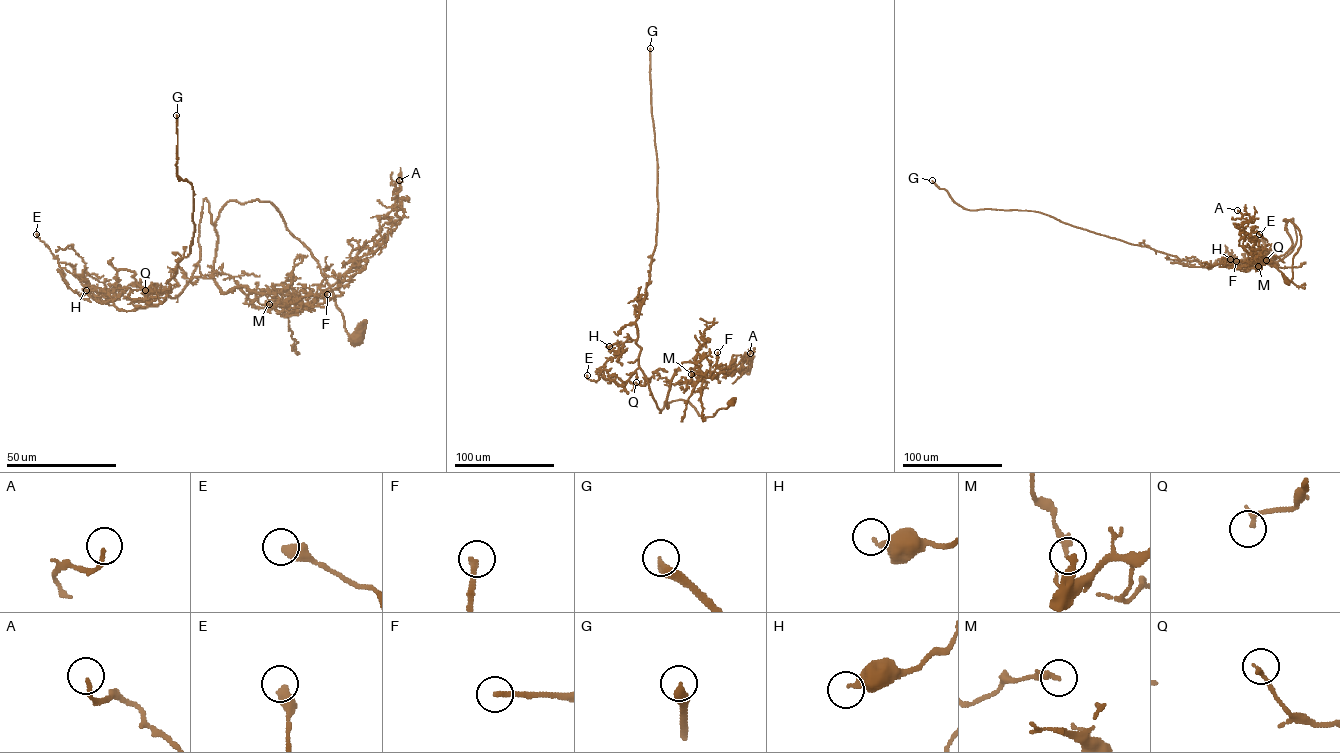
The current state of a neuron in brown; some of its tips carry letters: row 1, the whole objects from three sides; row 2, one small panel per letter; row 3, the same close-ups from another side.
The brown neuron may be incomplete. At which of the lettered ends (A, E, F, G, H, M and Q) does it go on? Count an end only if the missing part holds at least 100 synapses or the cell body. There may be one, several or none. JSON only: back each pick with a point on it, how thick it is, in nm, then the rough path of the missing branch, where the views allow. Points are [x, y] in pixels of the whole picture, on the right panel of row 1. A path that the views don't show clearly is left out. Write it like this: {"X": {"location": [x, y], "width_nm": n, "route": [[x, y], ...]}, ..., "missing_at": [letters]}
{"F": {"location": [1236, 261], "width_nm": 240}, "G": {"location": [932, 180], "width_nm": 380}, "missing_at": ["F", "G"]}

